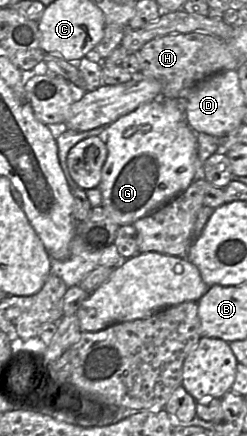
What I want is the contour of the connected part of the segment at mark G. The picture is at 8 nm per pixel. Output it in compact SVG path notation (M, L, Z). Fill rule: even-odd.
M157 99L139 106L104 129L108 155L99 189L102 206L118 225L133 224L175 198L197 177L197 133L188 125L178 100Z

